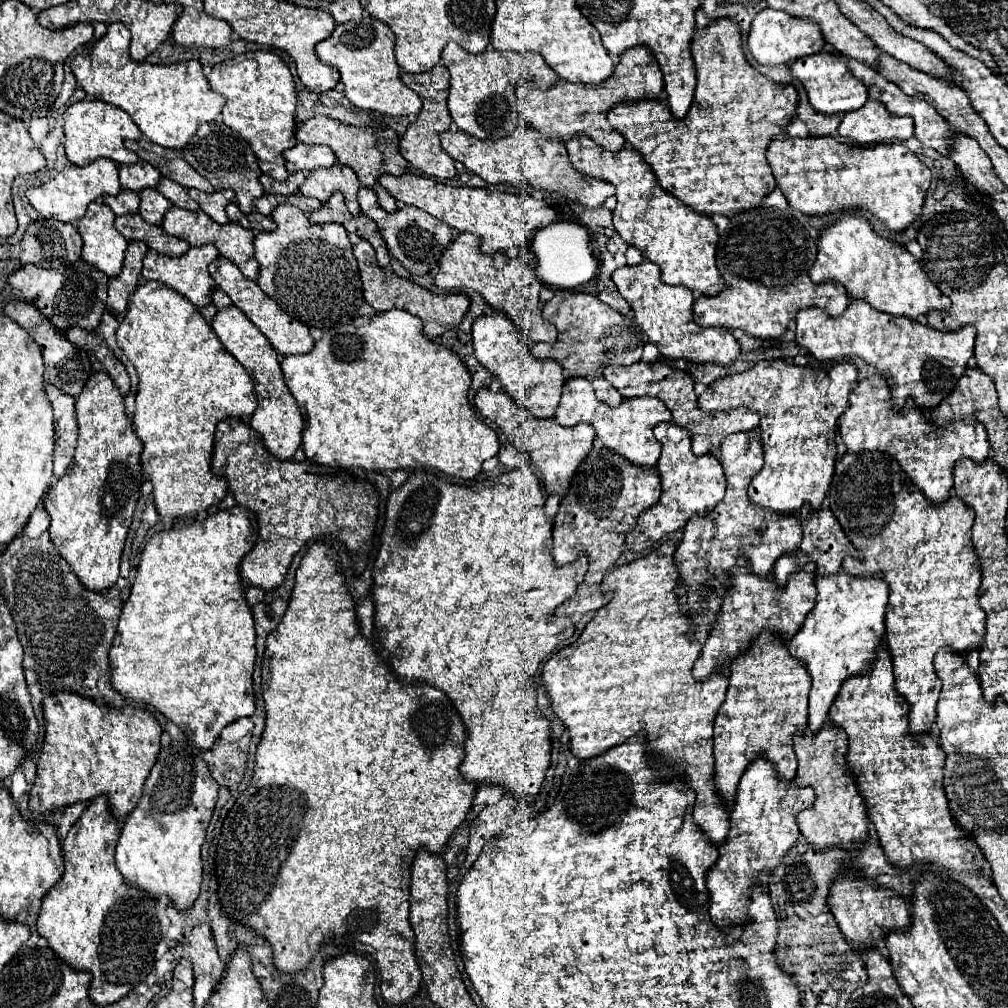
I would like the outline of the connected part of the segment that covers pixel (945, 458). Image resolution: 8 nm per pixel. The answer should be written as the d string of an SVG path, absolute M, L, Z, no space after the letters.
M873 374L857 384L849 394L849 408L839 418L839 432L847 446L847 452L885 452L893 456L901 470L907 474L911 484L923 492L931 504L941 504L951 498L953 488L953 466L959 458L971 458L975 464L985 462L989 456L989 442L985 428L977 420L955 422L941 428L929 424L929 420L919 412L909 400L901 410L891 404L891 394L887 382Z

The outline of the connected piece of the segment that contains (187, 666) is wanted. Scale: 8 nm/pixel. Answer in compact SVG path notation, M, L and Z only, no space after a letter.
M233 506L231 510L221 510L221 512L209 514L205 518L205 522L191 522L191 524L185 524L181 530L163 530L163 532L155 534L141 552L141 562L137 566L137 576L135 576L135 582L131 586L131 596L123 604L117 634L113 638L113 646L111 646L111 652L109 652L113 690L119 692L123 698L129 698L129 700L135 700L135 702L139 702L143 706L153 706L155 710L159 710L165 718L179 724L191 736L191 740L195 742L195 746L199 750L211 750L211 746L217 740L219 732L227 724L235 722L235 720L239 720L243 716L251 716L255 712L255 694L253 694L255 626L253 626L251 610L249 610L247 600L245 600L243 584L239 580L239 570L237 570L241 558L253 548L255 540L257 540L257 524L253 528L253 524L249 520L249 510L241 508L241 506Z

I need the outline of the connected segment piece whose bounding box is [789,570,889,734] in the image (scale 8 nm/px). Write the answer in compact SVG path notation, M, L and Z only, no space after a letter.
M847 572L815 578L817 602L807 614L803 628L789 642L789 654L801 660L813 680L809 692L809 732L817 734L841 684L869 670L885 634L885 606L889 588L883 580L855 578Z

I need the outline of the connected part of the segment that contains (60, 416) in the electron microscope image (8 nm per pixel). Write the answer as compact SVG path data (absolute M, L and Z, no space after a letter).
M45 386L47 400L51 402L55 414L55 454L53 454L53 474L61 478L73 460L77 446L77 420L75 420L75 398L63 394L55 386Z

